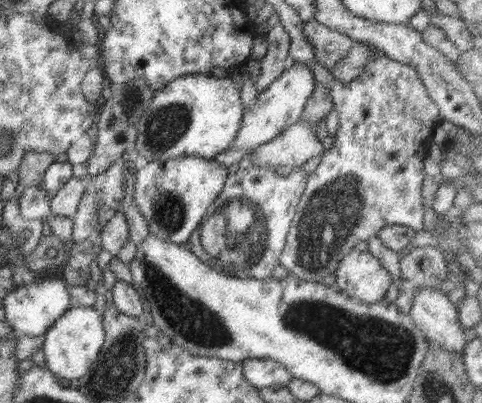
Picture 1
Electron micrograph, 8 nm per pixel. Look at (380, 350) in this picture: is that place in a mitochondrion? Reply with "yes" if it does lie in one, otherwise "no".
yes

